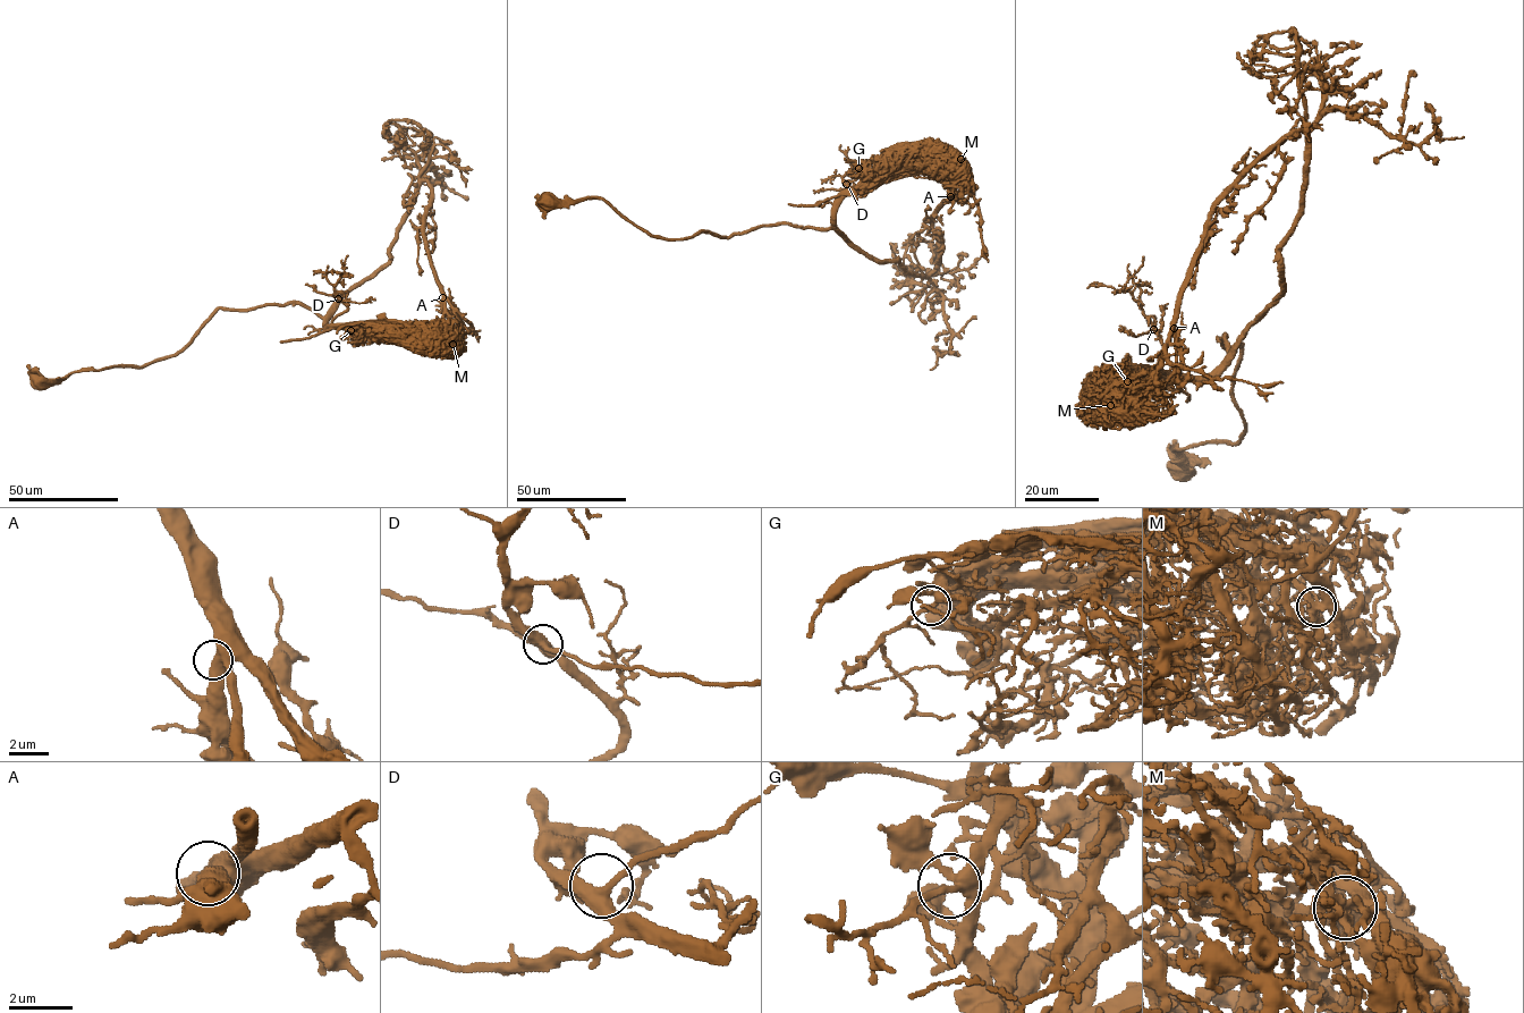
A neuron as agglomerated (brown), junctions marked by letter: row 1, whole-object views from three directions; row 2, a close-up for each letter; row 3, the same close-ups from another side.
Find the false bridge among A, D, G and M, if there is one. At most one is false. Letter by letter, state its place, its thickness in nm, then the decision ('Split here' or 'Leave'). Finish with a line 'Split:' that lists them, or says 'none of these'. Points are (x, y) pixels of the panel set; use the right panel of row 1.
A: Place: (1174, 328). Thickness 440 nm. Leave
D: Place: (1153, 329). Thickness 400 nm. Leave
G: Place: (1127, 381). Thickness 240 nm. Leave
M: Place: (1110, 405). Thickness 420 nm. Split here
Split: M

